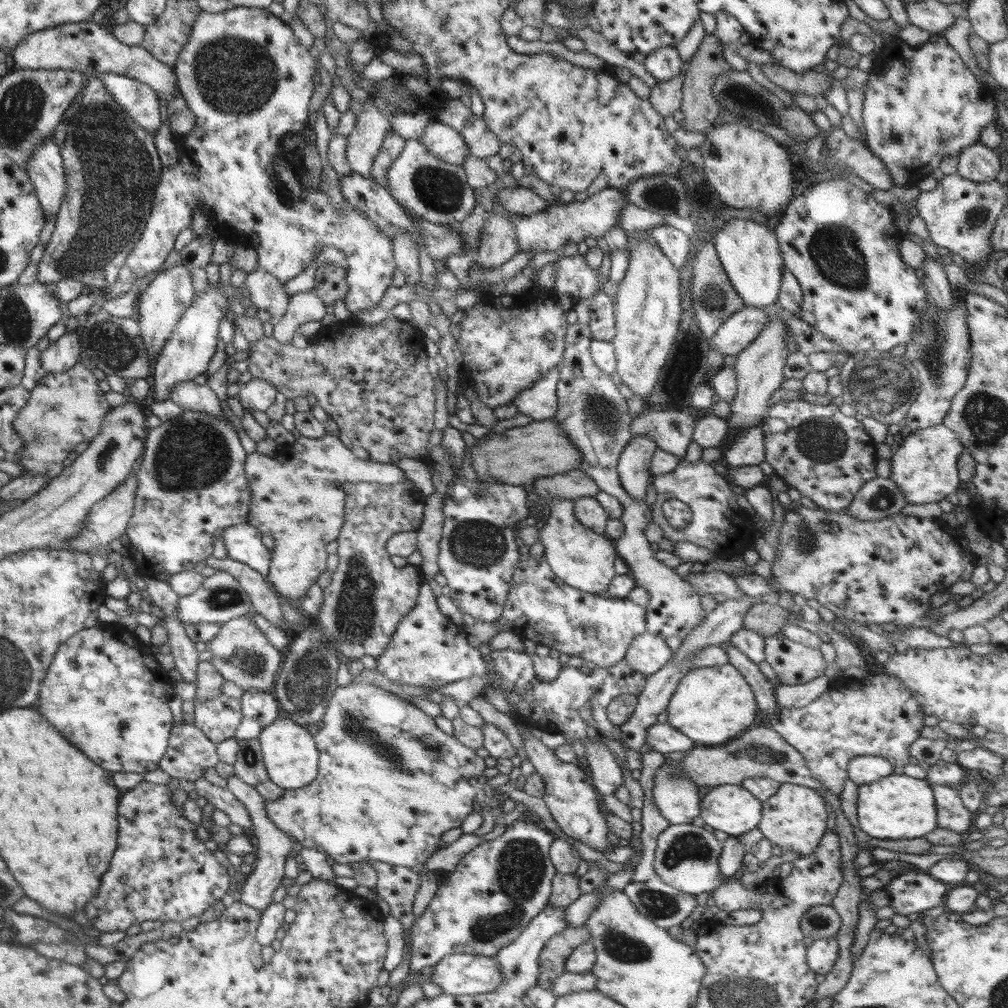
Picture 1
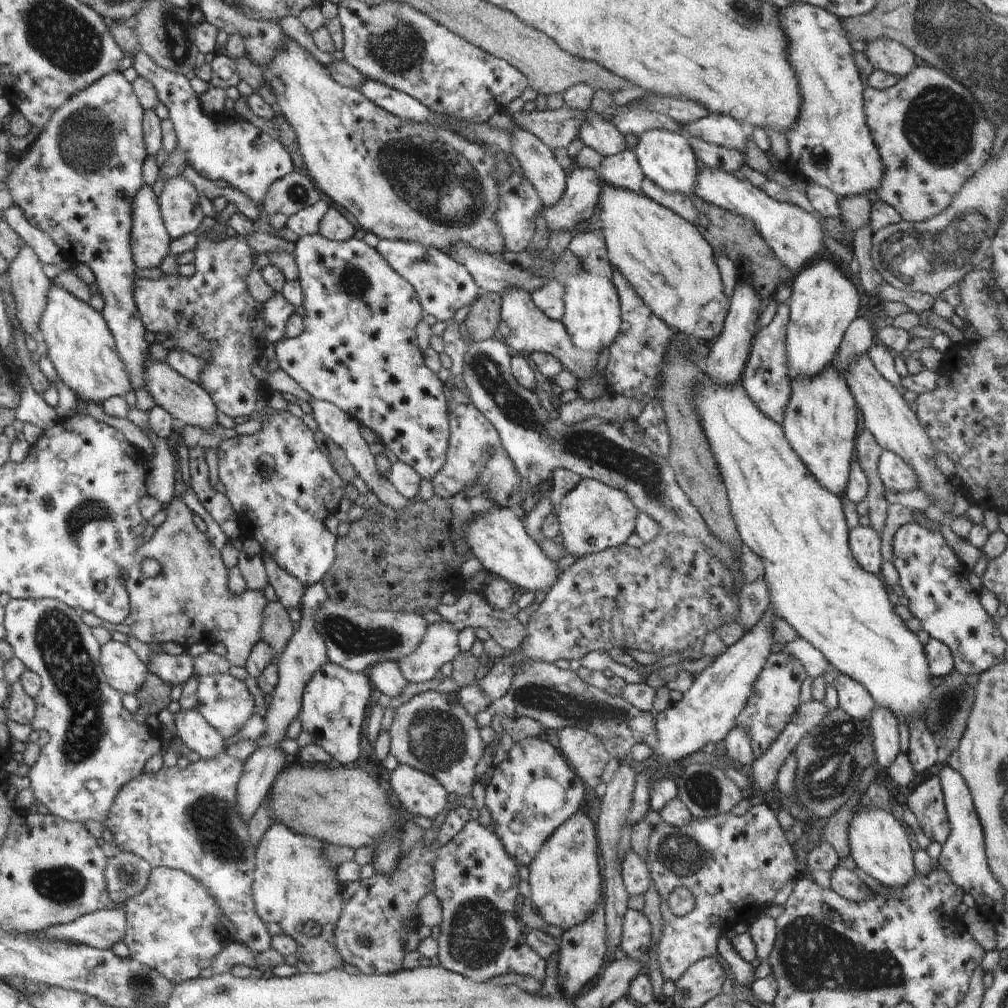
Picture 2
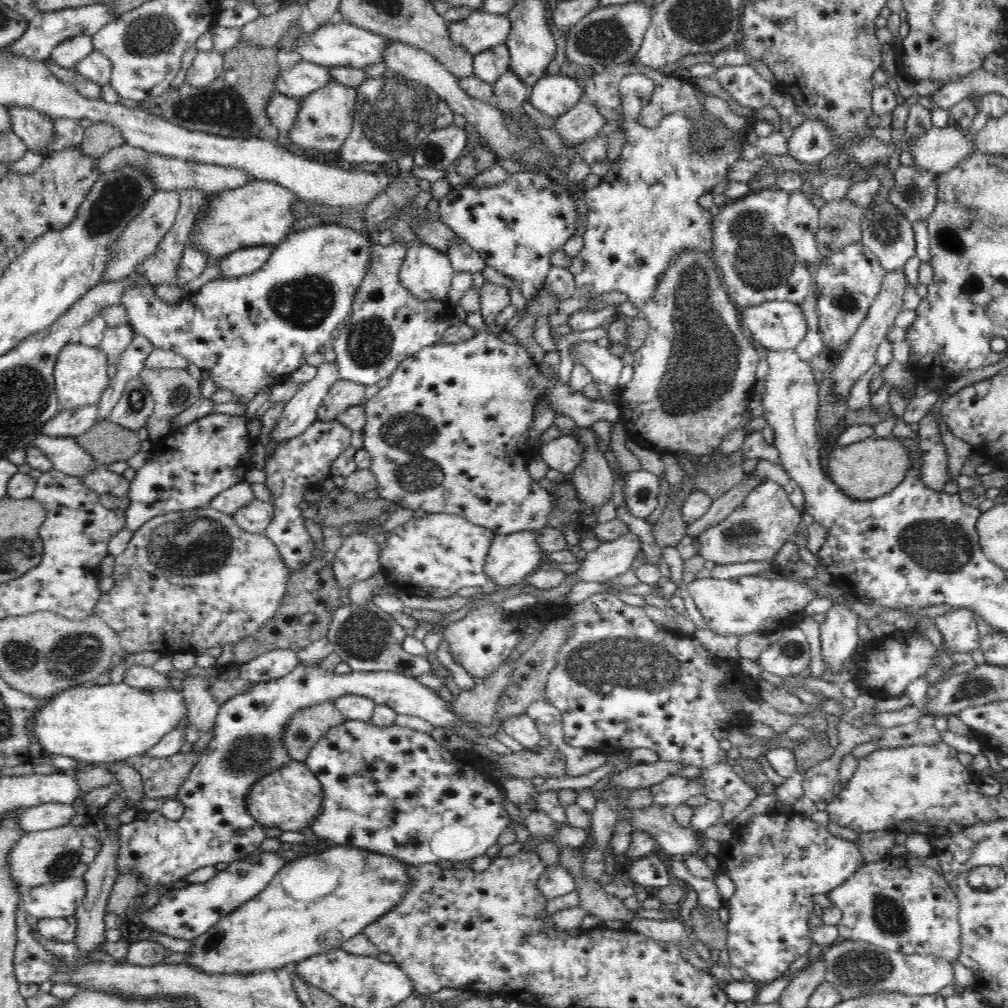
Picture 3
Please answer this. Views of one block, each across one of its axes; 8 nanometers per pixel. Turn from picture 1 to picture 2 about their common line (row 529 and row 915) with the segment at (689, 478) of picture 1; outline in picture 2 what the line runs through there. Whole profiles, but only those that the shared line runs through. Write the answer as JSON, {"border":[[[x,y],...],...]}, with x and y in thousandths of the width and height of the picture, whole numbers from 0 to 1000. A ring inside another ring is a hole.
{"border":[[[755,794],[748,795],[738,810],[721,807],[703,812],[688,811],[678,821],[664,819],[661,815],[648,812],[647,819],[642,861],[654,888],[657,911],[657,922],[653,937],[649,938],[649,946],[659,974],[671,975],[685,958],[698,950],[708,949],[715,930],[720,930],[729,918],[744,917],[745,912],[760,896],[764,897],[768,893],[782,874],[793,870],[789,839],[783,837],[771,810]],[[677,879],[689,890],[689,901],[679,910],[671,910],[662,899],[662,891],[670,881]]]}

